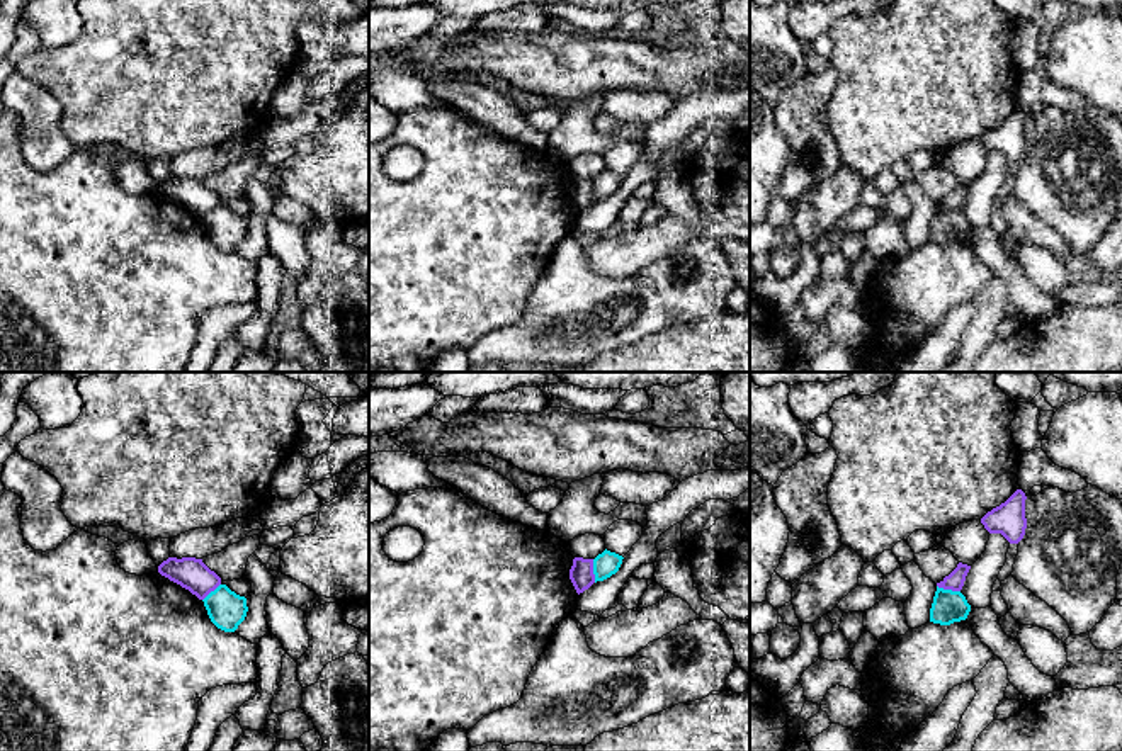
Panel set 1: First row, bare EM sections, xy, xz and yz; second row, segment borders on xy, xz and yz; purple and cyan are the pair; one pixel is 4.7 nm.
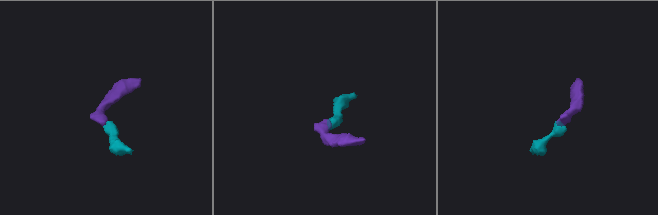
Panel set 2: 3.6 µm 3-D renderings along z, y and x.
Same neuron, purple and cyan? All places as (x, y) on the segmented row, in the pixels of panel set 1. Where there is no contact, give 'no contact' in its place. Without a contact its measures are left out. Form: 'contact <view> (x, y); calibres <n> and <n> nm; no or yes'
contact xz (592, 571); calibres 120 and 120 nm; no

